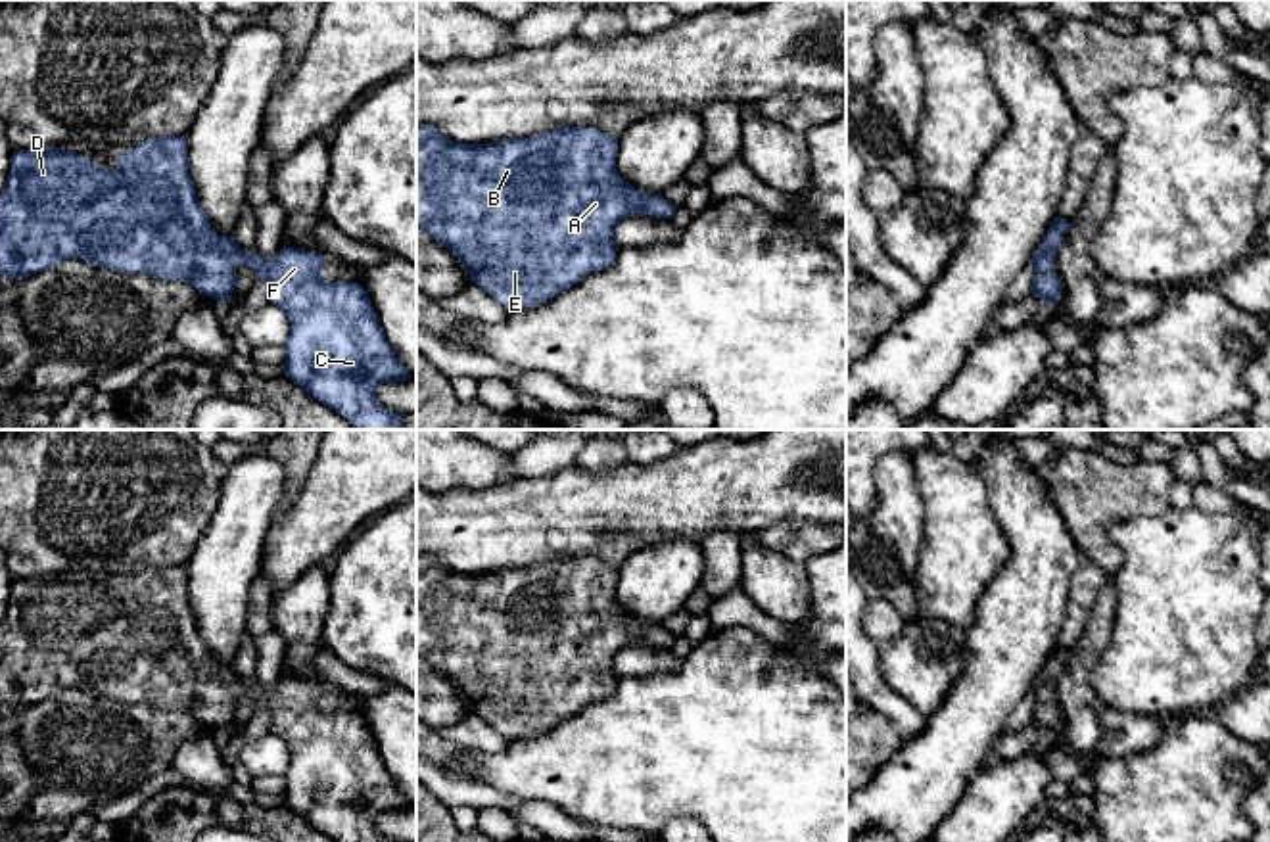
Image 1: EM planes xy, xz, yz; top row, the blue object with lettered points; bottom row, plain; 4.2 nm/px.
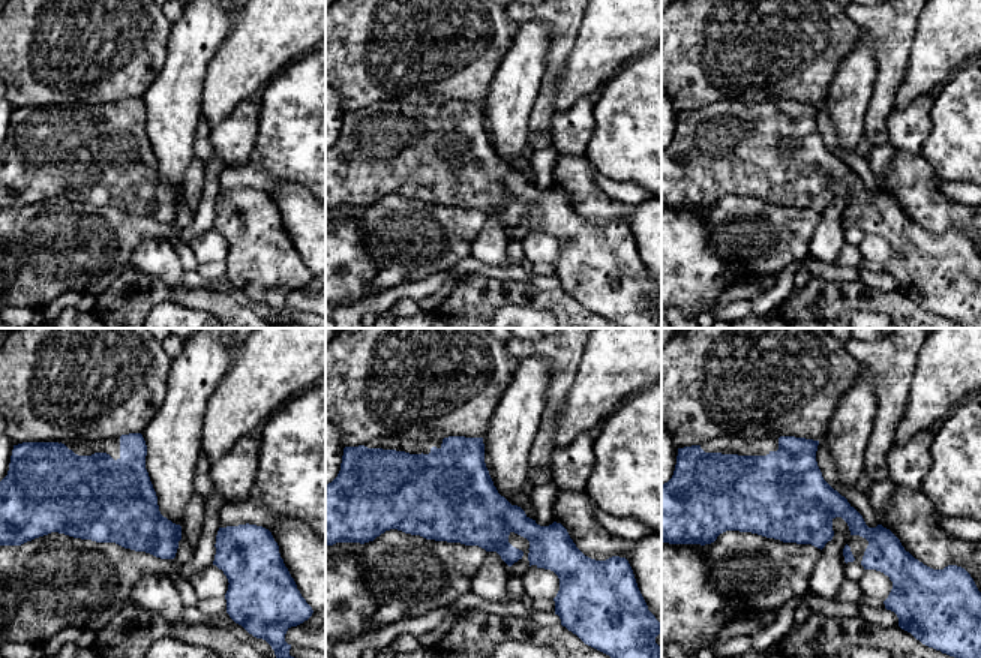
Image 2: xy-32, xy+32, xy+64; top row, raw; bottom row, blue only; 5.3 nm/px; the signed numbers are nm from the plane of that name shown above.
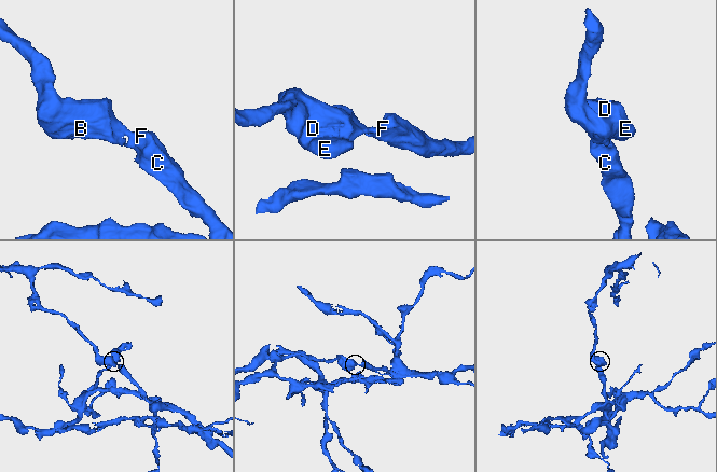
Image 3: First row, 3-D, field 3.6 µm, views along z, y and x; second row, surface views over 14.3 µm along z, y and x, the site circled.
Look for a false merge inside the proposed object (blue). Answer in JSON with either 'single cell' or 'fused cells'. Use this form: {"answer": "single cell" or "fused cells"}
{"answer": "single cell"}

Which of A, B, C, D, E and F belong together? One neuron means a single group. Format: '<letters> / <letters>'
A B C D E F

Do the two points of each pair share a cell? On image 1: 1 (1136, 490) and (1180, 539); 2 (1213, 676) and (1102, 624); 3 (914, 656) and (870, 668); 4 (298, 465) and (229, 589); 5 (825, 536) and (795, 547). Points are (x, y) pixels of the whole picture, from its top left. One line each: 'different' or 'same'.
1: different
2: different
3: different
4: different
5: same

